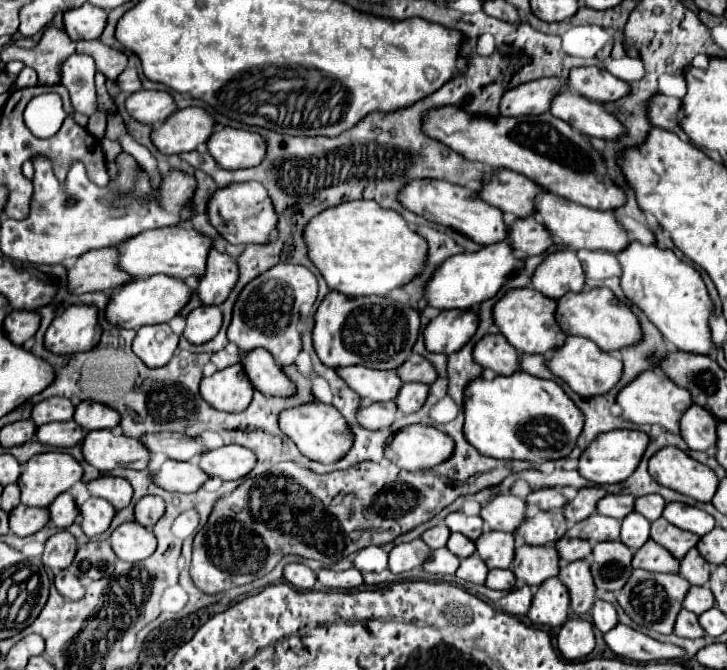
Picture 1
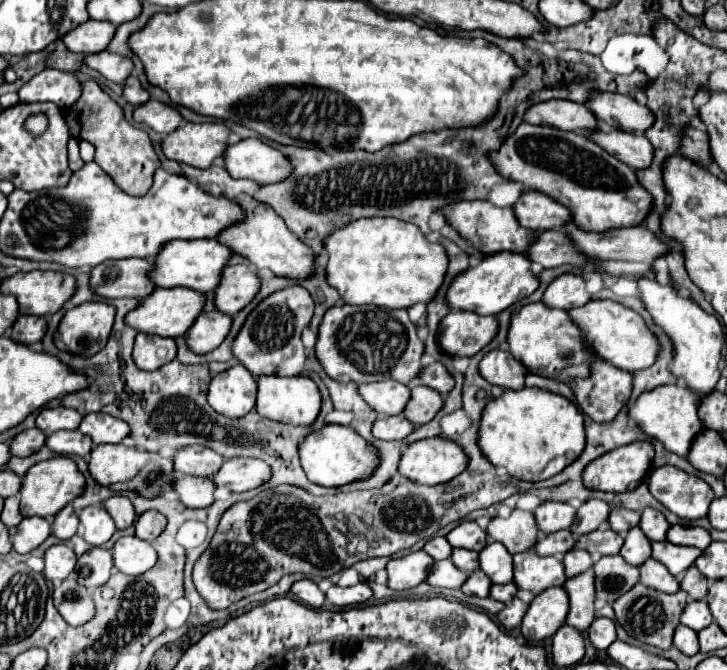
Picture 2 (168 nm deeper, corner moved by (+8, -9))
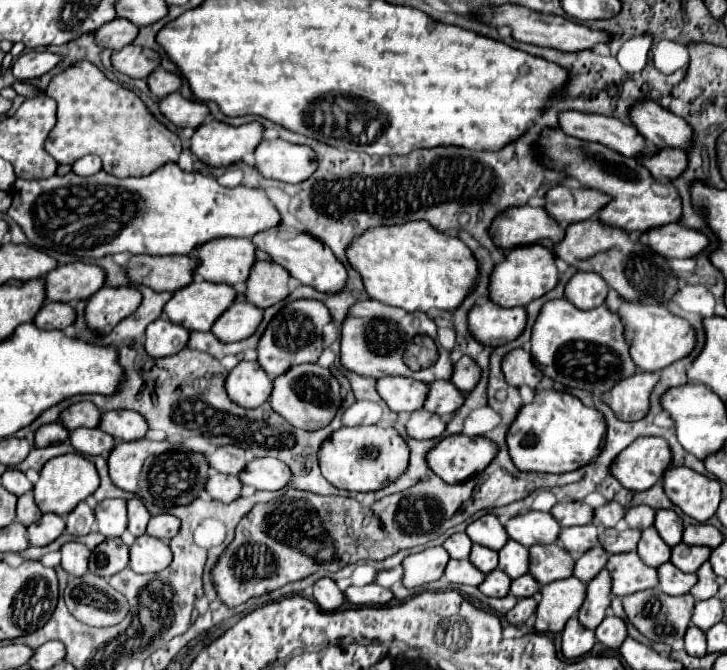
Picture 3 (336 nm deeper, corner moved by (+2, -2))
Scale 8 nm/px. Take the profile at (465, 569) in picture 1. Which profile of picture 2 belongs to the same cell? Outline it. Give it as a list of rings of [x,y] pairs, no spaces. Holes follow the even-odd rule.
[[[475,570],[475,572],[471,572],[467,582],[463,582],[463,586],[459,590],[463,594],[475,594],[475,596],[483,598],[483,596],[489,596],[489,586],[491,586],[491,580],[481,570]]]

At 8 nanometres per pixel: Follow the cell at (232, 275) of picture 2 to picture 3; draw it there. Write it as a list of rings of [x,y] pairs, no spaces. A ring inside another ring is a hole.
[[[259,261],[253,265],[251,277],[247,281],[247,301],[257,307],[271,307],[289,297],[291,275],[277,263]]]

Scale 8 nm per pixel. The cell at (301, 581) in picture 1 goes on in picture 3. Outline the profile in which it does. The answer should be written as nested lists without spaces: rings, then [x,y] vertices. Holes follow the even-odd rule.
[[[329,577],[325,579],[319,579],[315,585],[313,585],[313,597],[315,601],[325,609],[325,611],[337,611],[343,601],[345,601],[345,595],[343,591],[339,591],[337,583]]]

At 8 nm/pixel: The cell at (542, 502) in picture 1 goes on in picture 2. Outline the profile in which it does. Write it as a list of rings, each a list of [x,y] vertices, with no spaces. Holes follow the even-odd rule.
[[[553,500],[543,502],[533,514],[543,534],[551,534],[551,532],[569,528],[571,522],[575,520],[575,508],[571,508],[565,502],[553,502]]]

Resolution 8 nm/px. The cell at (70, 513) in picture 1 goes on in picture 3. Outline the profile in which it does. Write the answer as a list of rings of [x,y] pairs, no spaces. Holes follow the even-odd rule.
[[[85,501],[79,503],[79,505],[67,515],[67,531],[69,531],[71,535],[77,535],[77,537],[91,533],[93,523],[95,523],[95,513],[93,513],[93,509],[91,509]]]

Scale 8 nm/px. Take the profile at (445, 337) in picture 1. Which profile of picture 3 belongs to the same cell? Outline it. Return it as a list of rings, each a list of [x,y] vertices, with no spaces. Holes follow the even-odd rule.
[[[493,301],[477,303],[469,313],[469,327],[477,341],[489,347],[499,347],[509,341],[515,341],[527,325],[525,307],[501,307]]]

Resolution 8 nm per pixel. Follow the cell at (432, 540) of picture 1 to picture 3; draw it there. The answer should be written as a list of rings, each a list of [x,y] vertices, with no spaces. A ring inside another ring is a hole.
[[[455,533],[445,541],[445,549],[451,555],[451,559],[467,559],[471,553],[473,541],[465,533]]]

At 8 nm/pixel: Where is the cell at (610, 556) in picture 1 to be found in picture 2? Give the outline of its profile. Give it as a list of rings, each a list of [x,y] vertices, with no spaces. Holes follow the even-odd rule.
[[[619,554],[601,556],[593,564],[593,572],[595,572],[595,596],[607,600],[609,604],[615,602],[627,590],[631,590],[639,580],[637,566],[627,564]]]

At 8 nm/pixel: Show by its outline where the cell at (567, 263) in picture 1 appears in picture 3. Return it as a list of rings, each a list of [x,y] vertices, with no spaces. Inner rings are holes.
[[[575,273],[565,289],[565,297],[579,309],[595,309],[605,303],[609,285],[597,273]]]

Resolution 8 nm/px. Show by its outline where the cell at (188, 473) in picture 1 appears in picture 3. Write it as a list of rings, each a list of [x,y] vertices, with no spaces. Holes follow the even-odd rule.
[[[209,471],[207,493],[223,503],[231,503],[241,497],[241,481],[235,475],[221,475],[219,471]]]

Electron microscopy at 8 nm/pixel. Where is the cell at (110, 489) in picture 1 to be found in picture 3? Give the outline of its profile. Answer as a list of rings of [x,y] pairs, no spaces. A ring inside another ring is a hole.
[[[133,497],[127,501],[127,509],[129,509],[129,531],[133,537],[141,537],[147,531],[147,523],[149,523],[149,511],[143,505],[143,501],[139,497]]]

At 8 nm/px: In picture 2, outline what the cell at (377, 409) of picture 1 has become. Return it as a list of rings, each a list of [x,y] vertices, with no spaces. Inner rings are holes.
[[[381,416],[373,422],[371,434],[379,440],[403,440],[405,436],[409,436],[415,430],[415,426],[403,416]]]

